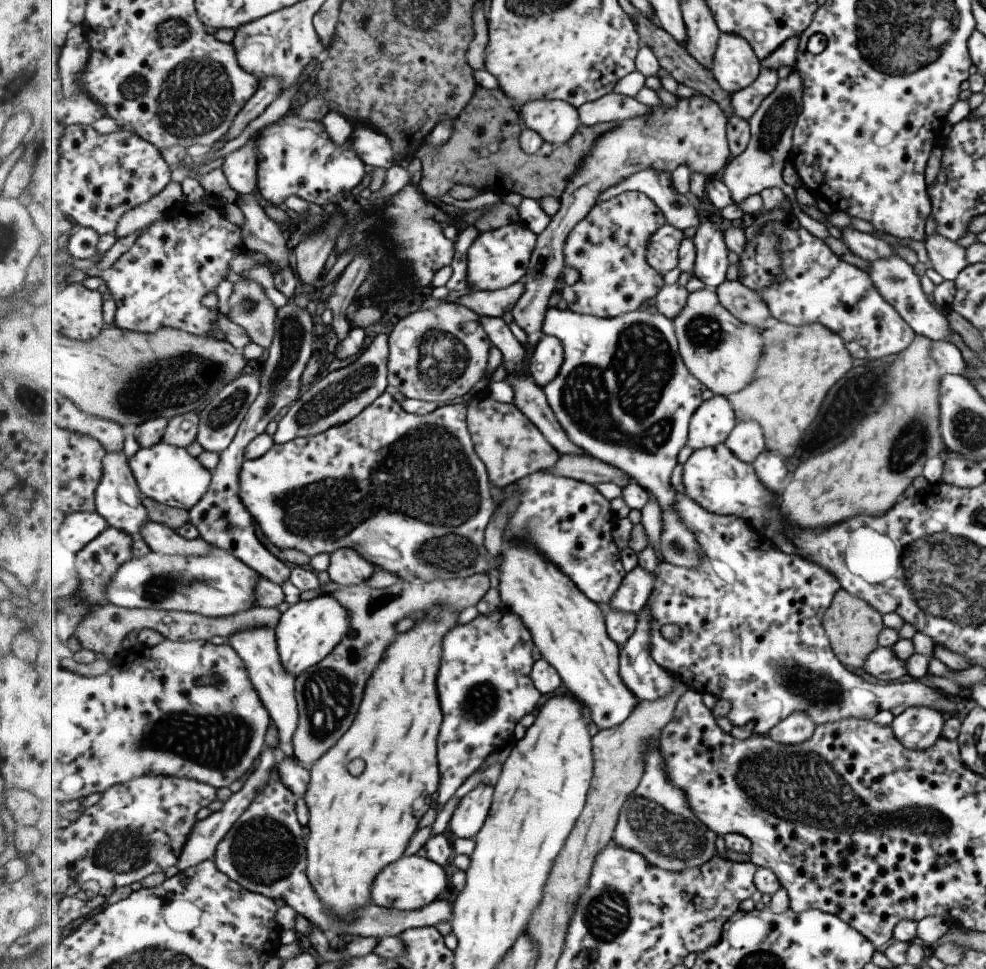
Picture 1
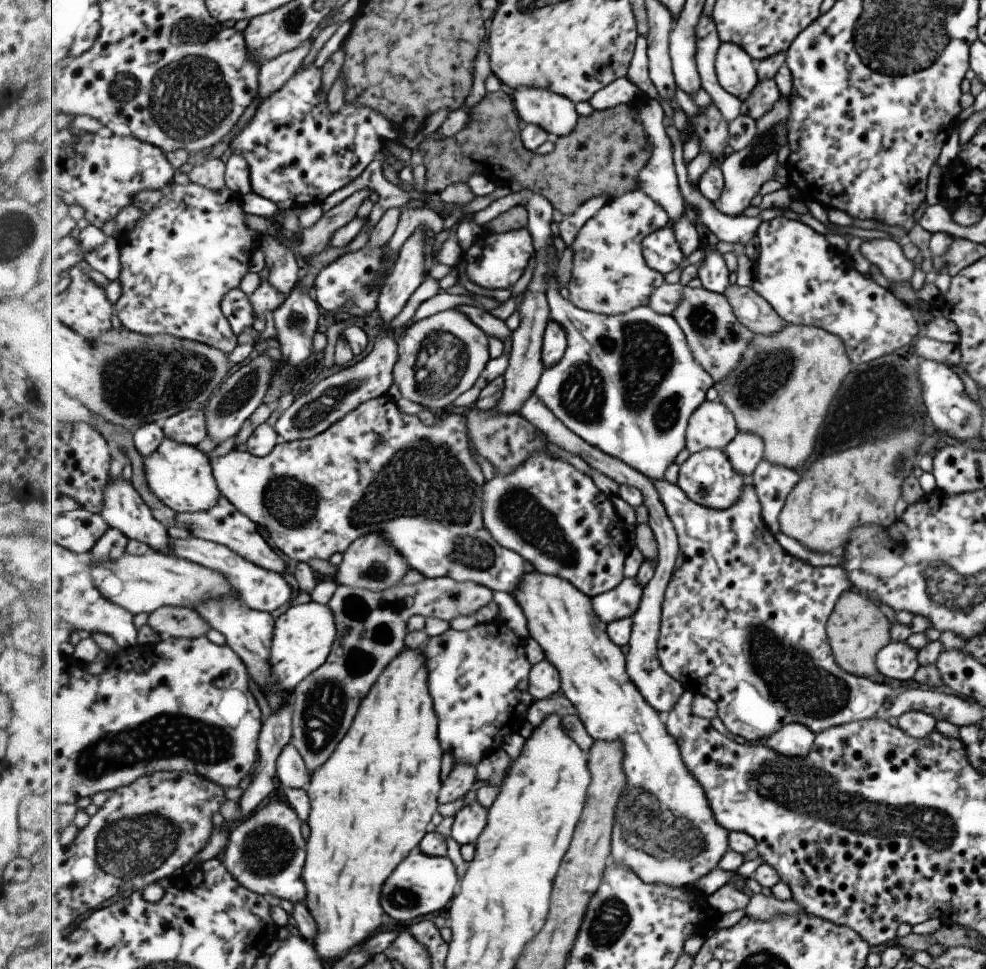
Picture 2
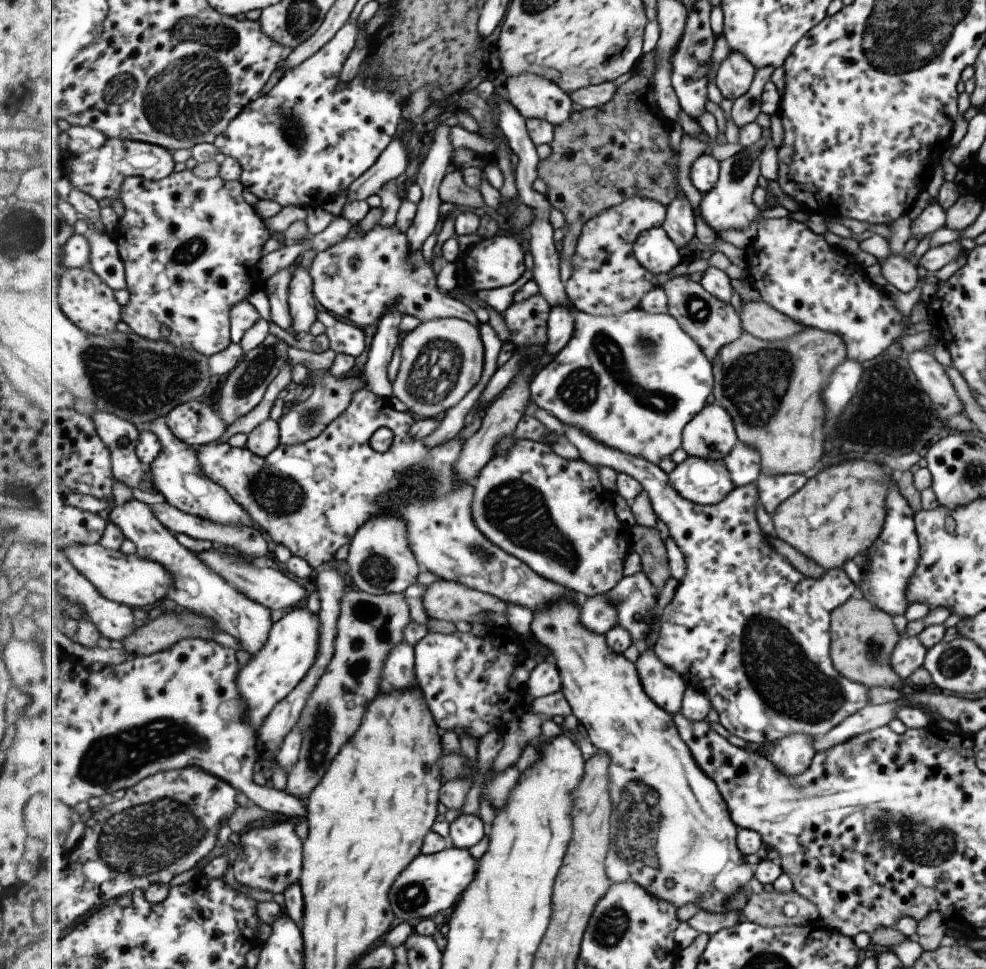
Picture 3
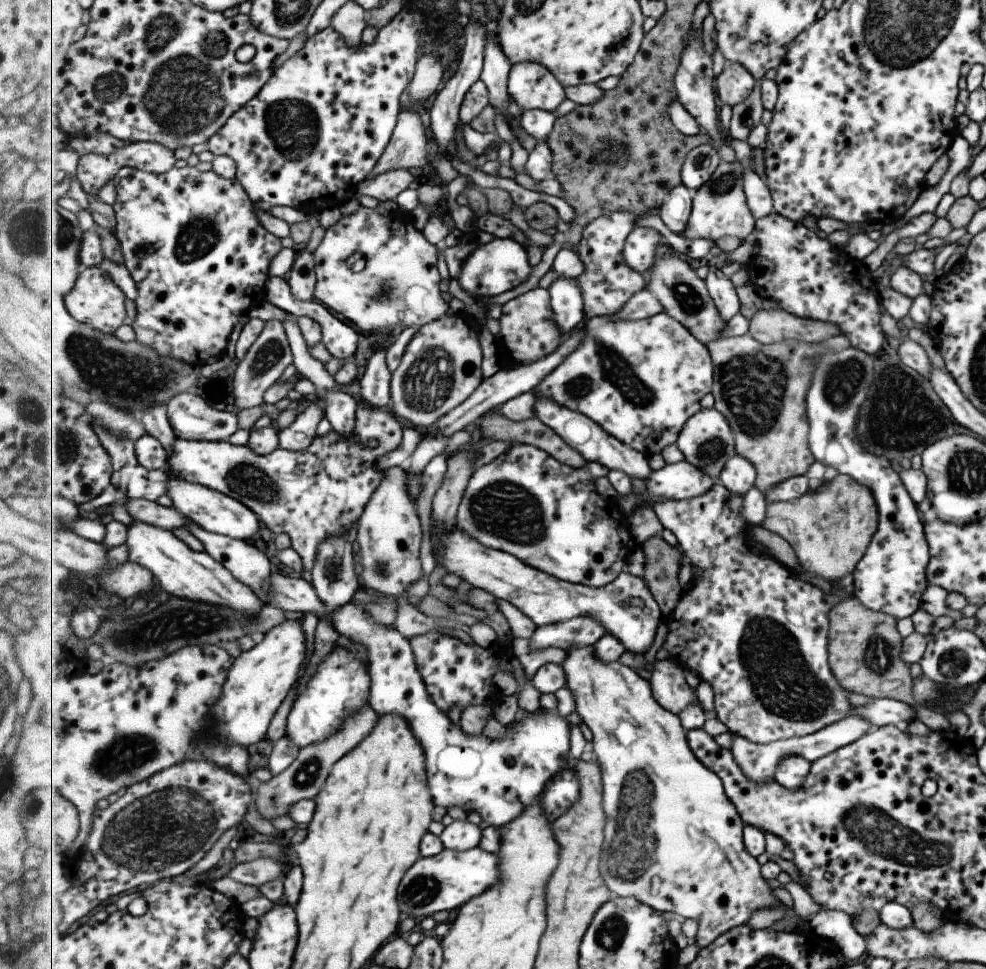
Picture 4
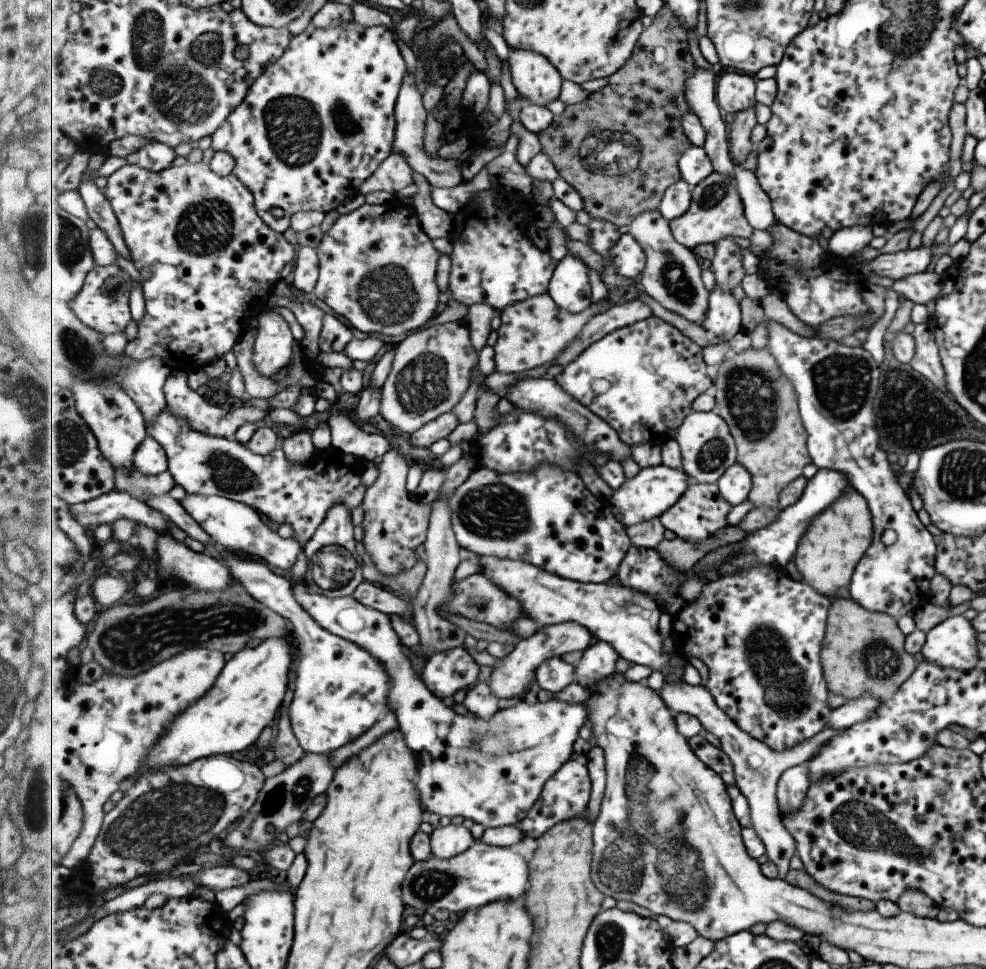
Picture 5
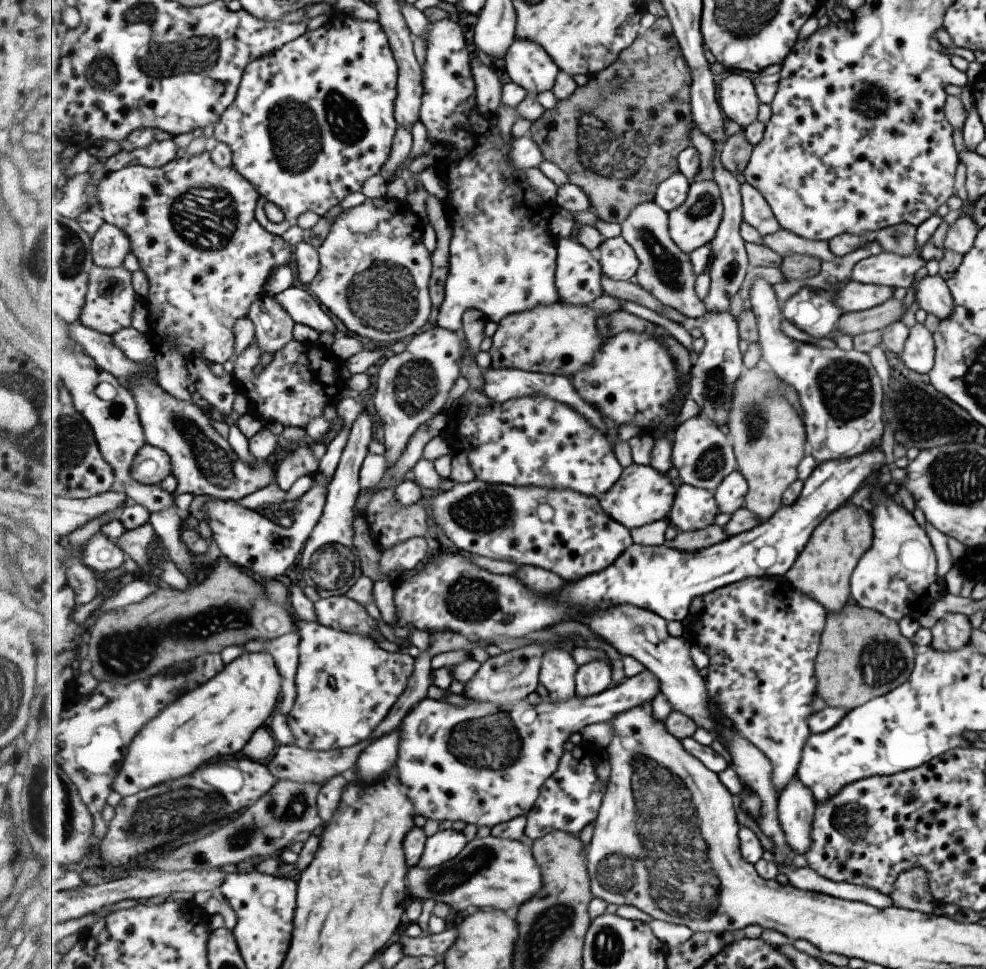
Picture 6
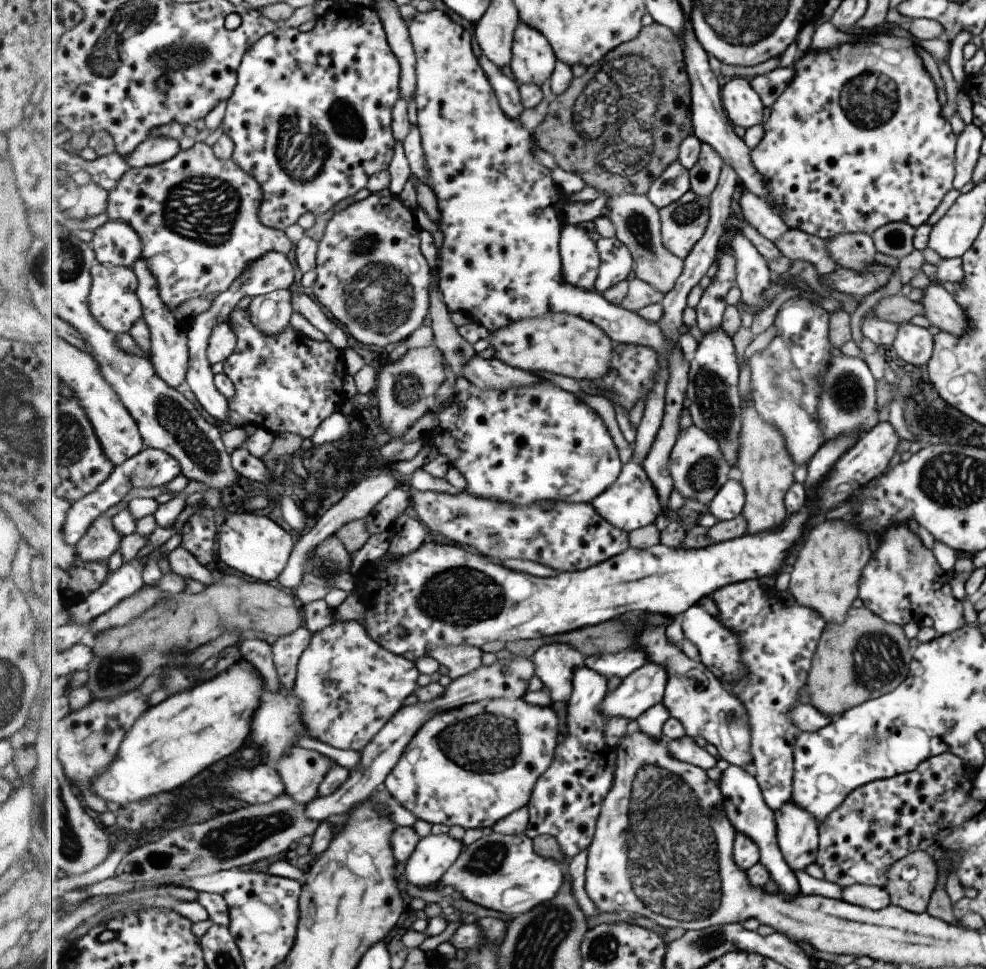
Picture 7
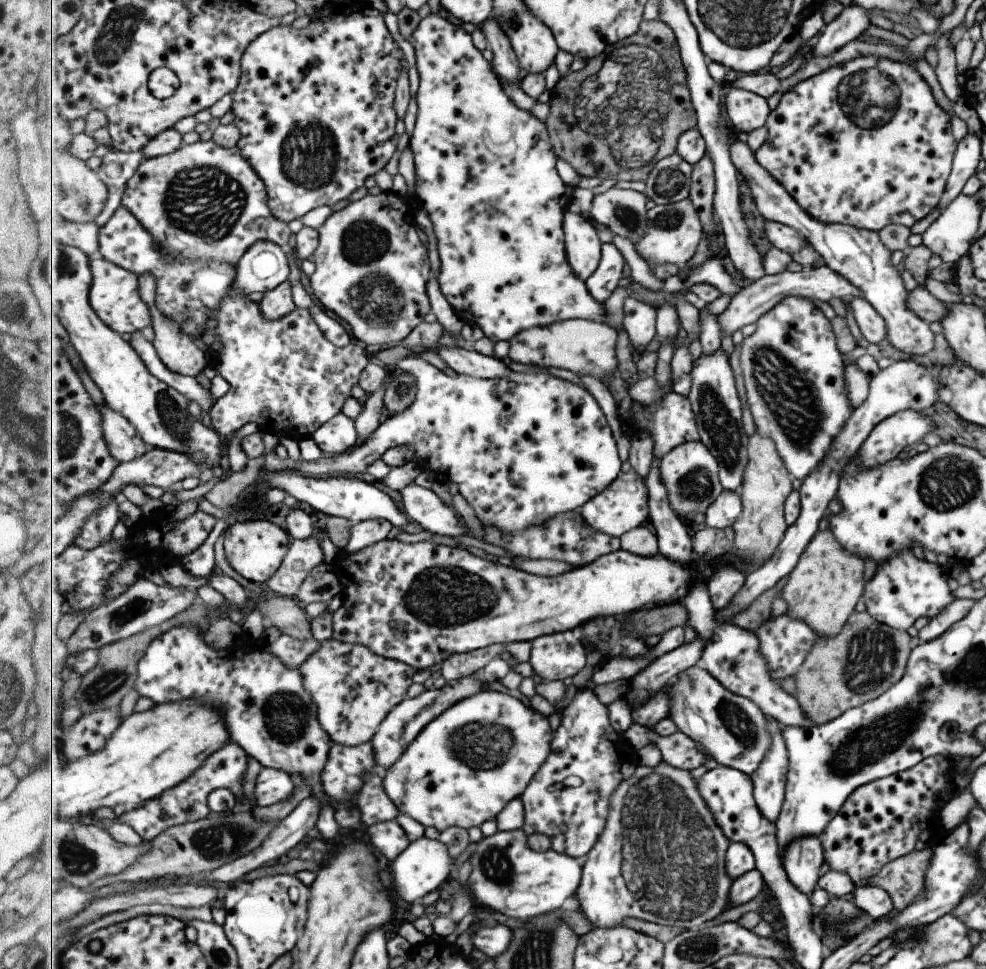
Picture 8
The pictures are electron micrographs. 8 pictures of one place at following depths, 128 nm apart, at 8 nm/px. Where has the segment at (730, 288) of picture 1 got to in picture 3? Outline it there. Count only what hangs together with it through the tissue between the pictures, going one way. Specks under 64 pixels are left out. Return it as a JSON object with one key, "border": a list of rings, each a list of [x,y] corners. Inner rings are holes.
{"border":[[[764,301],[742,303],[740,318],[747,333],[767,342],[793,338],[807,328]]]}

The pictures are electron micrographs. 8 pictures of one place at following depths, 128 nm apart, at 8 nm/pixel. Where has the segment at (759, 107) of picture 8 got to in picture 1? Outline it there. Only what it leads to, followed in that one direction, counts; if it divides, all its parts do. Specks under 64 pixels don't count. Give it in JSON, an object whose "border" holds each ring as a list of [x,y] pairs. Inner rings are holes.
{"border":[[[722,33],[711,70],[721,88],[733,96],[756,83],[762,70],[761,62],[745,38]]]}

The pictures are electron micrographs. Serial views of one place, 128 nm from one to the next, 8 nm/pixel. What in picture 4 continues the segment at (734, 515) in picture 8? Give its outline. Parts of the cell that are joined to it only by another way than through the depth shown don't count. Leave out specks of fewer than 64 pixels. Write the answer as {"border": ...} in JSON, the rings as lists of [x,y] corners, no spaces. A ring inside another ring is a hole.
{"border":[[[737,453],[725,465],[718,480],[731,492],[744,495],[756,486],[757,477],[757,467],[748,458]]]}

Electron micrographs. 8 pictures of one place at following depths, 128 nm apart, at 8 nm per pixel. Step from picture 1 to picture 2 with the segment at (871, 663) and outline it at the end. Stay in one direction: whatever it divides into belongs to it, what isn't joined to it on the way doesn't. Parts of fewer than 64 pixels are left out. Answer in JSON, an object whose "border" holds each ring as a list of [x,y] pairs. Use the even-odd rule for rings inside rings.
{"border":[[[890,642],[875,656],[875,668],[890,683],[903,682],[913,677],[919,667],[917,650],[909,648],[905,642]]]}

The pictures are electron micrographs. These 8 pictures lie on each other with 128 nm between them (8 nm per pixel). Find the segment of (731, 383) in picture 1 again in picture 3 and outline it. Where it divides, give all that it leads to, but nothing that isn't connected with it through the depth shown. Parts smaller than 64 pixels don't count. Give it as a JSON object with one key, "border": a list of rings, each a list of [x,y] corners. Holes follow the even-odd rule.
{"border":[[[689,275],[675,276],[660,287],[667,292],[668,314],[680,322],[685,332],[691,334],[693,340],[705,350],[708,358],[713,361],[720,355],[721,348],[741,339],[744,325],[740,314],[735,312],[733,306],[719,300],[712,293],[709,293],[703,284],[693,282],[689,277]]]}

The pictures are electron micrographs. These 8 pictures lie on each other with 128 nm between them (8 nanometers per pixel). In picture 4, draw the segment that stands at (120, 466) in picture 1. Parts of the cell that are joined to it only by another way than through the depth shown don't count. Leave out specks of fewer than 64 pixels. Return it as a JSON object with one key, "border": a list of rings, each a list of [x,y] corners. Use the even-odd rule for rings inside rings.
{"border":[[[135,520],[126,545],[130,548],[131,561],[153,571],[162,588],[173,597],[223,605],[248,617],[257,617],[266,602],[243,584],[224,563],[215,560],[206,550],[197,552],[173,531]]]}

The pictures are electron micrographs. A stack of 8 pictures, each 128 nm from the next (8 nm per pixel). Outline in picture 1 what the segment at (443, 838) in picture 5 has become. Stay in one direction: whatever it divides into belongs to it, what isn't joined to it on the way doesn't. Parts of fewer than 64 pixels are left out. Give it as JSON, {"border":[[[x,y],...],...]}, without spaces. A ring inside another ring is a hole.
{"border":[[[481,784],[460,800],[449,823],[457,838],[474,840],[481,832],[492,808],[494,791],[494,786]]]}

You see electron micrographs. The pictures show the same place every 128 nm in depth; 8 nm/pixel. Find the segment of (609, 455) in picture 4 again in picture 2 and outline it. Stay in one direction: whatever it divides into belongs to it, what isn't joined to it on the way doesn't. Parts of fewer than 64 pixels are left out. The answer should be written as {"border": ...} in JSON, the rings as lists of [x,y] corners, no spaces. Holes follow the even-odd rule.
{"border":[[[664,478],[663,480],[653,480],[653,484],[655,484],[659,498],[661,498],[661,502],[663,502],[665,510],[677,530],[680,552],[683,552],[684,558],[683,565],[676,570],[673,578],[671,578],[671,584],[669,584],[662,607],[662,628],[658,641],[659,659],[665,671],[671,674],[686,691],[700,692],[705,697],[711,698],[715,704],[718,704],[718,717],[733,736],[743,737],[749,742],[757,742],[761,738],[768,739],[775,735],[787,724],[795,723],[805,724],[813,735],[819,734],[819,732],[827,731],[829,728],[853,721],[872,719],[875,712],[882,709],[885,700],[889,699],[891,702],[899,692],[902,692],[904,688],[898,683],[885,681],[882,684],[877,684],[877,682],[868,680],[867,677],[853,676],[851,673],[844,672],[836,664],[831,654],[831,645],[828,643],[827,622],[828,617],[835,610],[840,596],[845,591],[852,590],[852,582],[849,581],[848,574],[839,565],[816,568],[810,566],[804,560],[799,560],[799,558],[787,554],[765,523],[764,509],[756,486],[752,482],[745,486],[741,500],[737,500],[737,504],[733,504],[732,508],[726,510],[711,509],[693,502],[692,498],[687,496],[678,484],[671,484]]]}

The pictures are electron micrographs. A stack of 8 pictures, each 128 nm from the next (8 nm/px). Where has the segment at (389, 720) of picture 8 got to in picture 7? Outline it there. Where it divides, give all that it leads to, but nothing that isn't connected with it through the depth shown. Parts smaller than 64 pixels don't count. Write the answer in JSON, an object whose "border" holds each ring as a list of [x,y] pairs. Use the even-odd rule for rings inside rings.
{"border":[[[520,654],[514,655],[513,658],[497,659],[489,666],[481,665],[479,669],[452,681],[447,687],[444,697],[433,702],[421,702],[410,707],[403,706],[383,727],[383,730],[362,750],[360,761],[356,767],[351,769],[348,781],[335,794],[311,801],[308,804],[307,816],[323,822],[333,814],[348,813],[356,804],[373,798],[375,792],[384,786],[386,778],[393,772],[405,754],[405,749],[418,728],[433,715],[469,703],[478,703],[485,699],[522,699],[529,690],[531,678],[536,675],[536,666],[532,658],[533,656],[528,657],[525,654]]]}

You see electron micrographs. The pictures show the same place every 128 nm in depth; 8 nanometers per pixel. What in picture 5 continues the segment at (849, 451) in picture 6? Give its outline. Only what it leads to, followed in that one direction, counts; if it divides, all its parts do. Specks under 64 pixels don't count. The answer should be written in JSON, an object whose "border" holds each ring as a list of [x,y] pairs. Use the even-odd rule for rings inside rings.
{"border":[[[767,320],[770,341],[768,347],[775,355],[781,370],[795,385],[800,403],[800,413],[808,429],[808,449],[811,463],[818,469],[833,469],[847,477],[847,482],[865,500],[868,500],[872,511],[873,540],[863,558],[852,572],[852,583],[848,592],[851,598],[864,609],[885,613],[898,619],[900,616],[911,615],[913,612],[929,602],[934,572],[934,554],[936,551],[935,538],[925,529],[913,511],[908,496],[896,481],[896,475],[891,471],[889,455],[877,448],[877,434],[873,426],[875,412],[871,408],[871,398],[875,396],[875,388],[879,386],[877,380],[878,365],[873,361],[868,351],[863,347],[850,347],[841,342],[817,337],[803,337],[791,332],[789,328],[777,322]],[[890,528],[896,534],[896,540],[889,546],[881,542],[881,532]]]}

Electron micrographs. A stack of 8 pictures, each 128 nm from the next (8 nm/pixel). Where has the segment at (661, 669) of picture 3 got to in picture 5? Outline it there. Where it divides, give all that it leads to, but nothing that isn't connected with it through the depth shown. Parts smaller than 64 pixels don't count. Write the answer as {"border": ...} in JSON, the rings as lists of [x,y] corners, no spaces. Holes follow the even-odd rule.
{"border":[[[666,680],[659,694],[675,714],[689,713],[696,716],[703,723],[705,730],[711,732],[720,740],[721,748],[733,761],[736,786],[748,801],[751,826],[760,833],[760,837],[764,840],[766,856],[778,866],[779,876],[777,876],[777,879],[786,880],[790,871],[789,862],[797,854],[797,843],[795,837],[783,824],[783,816],[778,803],[780,778],[788,768],[809,762],[839,730],[825,726],[816,735],[804,740],[804,743],[799,743],[798,747],[779,752],[740,729],[729,718],[729,715],[718,707],[716,700],[706,687],[687,684],[684,681],[674,683]]]}

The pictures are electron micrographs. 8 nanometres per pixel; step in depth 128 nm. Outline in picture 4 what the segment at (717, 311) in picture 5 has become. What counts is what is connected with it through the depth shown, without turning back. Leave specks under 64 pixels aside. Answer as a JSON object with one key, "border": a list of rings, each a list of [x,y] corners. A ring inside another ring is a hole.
{"border":[[[711,265],[705,279],[722,319],[731,320],[737,312],[740,312],[742,304],[728,270]]]}

